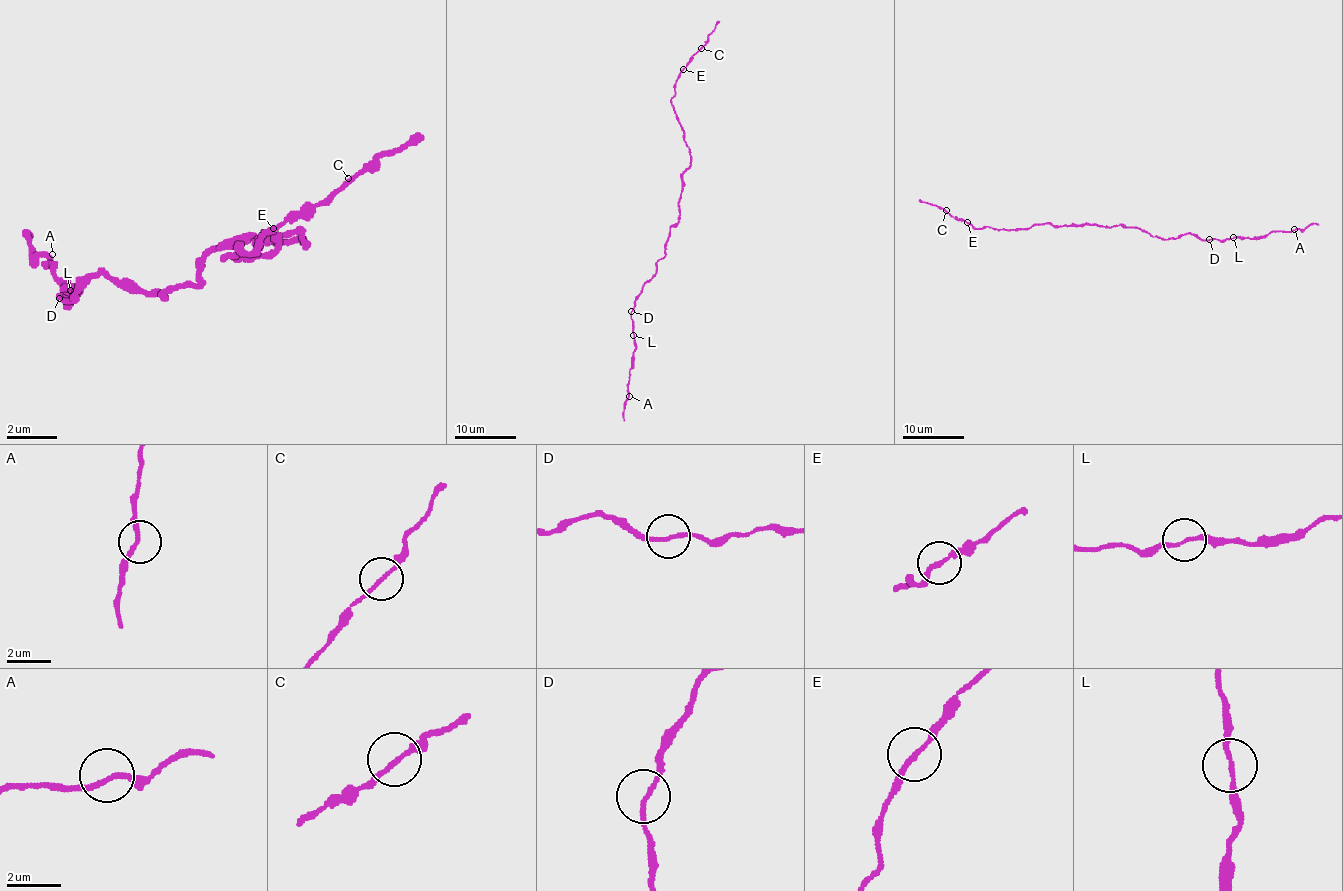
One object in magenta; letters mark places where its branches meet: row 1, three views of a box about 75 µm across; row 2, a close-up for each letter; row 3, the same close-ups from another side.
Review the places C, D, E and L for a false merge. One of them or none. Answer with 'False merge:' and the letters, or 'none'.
False merge: none

